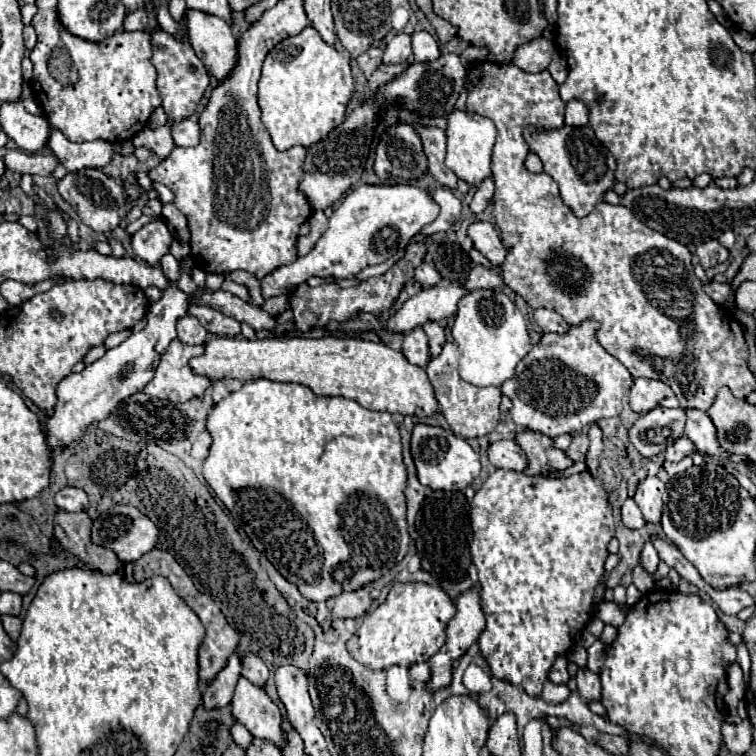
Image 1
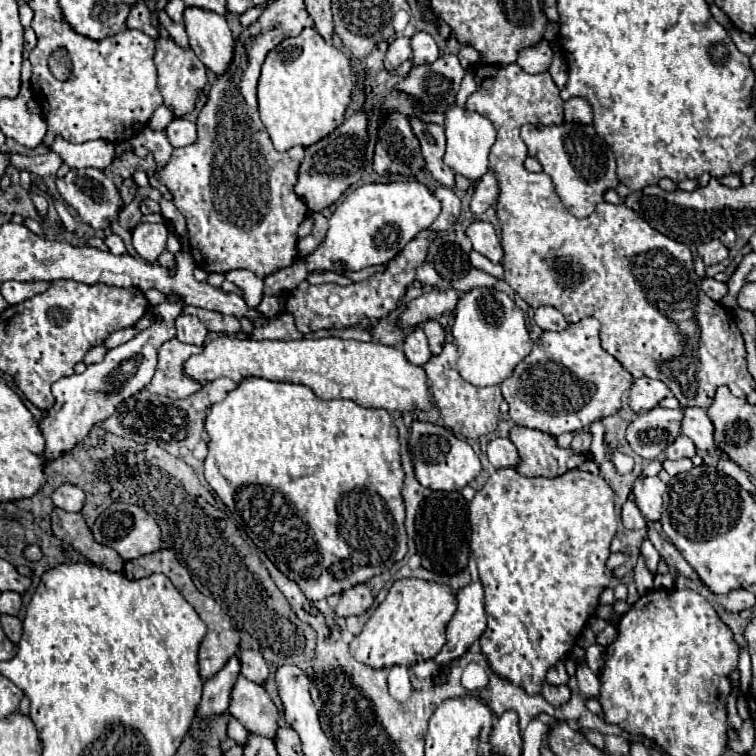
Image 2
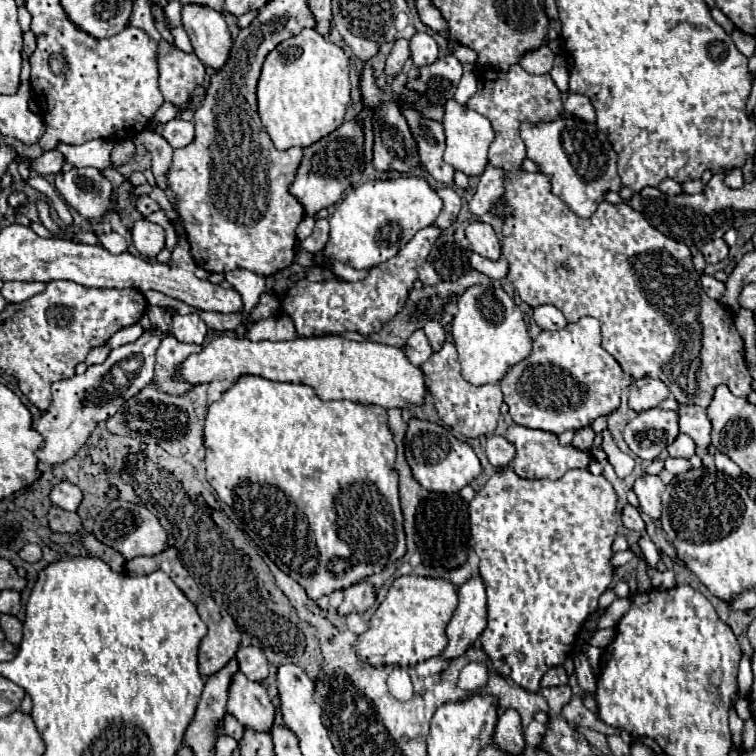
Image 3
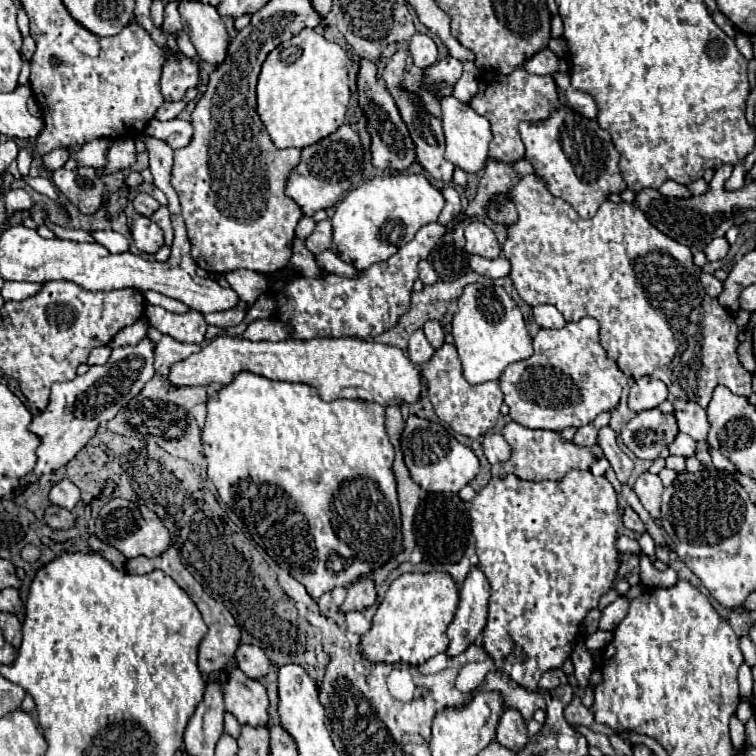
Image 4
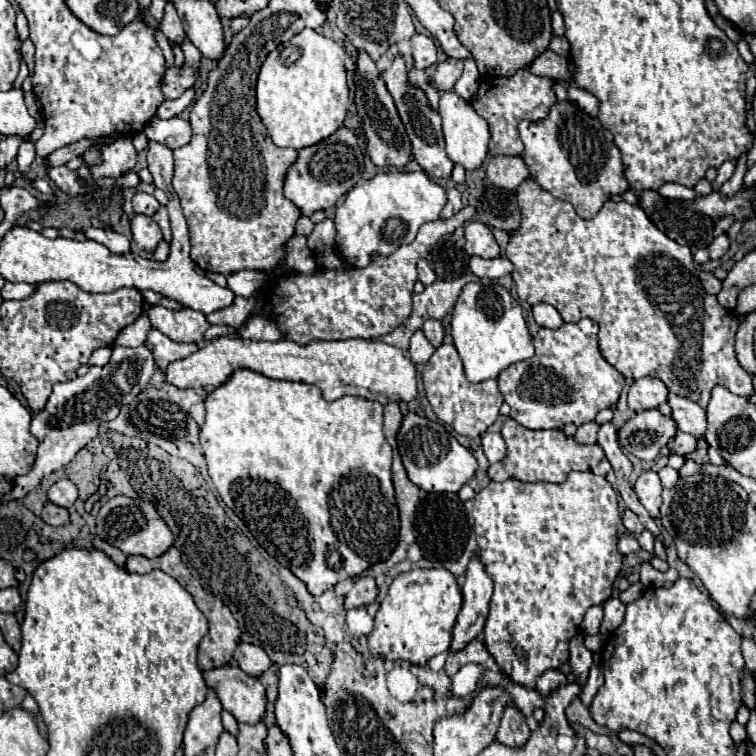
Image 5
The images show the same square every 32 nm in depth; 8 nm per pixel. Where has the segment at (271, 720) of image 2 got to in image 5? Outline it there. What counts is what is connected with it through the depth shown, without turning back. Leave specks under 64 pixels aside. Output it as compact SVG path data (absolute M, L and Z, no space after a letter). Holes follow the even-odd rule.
M236 664L204 672L204 680L218 692L224 710L238 722L254 724L266 716L266 690L258 678L248 676Z

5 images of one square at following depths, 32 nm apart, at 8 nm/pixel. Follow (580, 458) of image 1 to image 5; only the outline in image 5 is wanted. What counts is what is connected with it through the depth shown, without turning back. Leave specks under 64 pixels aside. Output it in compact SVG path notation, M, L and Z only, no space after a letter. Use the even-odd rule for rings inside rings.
M586 422L578 428L578 432L574 434L574 440L578 444L596 444L596 434L598 434L598 426L594 422Z

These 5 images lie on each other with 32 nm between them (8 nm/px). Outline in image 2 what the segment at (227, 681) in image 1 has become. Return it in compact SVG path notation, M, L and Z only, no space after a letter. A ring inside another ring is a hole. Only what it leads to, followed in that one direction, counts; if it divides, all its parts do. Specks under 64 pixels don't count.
M232 656L214 678L204 682L202 702L198 708L200 716L222 714L228 708L230 694L232 694L232 688L234 688L238 674L240 674L240 660L238 660L238 656Z

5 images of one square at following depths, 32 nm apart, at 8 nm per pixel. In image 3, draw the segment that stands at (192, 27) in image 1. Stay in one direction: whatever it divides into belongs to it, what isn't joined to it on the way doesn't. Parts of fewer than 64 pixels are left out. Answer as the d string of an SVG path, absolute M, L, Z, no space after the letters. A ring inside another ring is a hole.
M184 4L182 24L190 36L194 54L212 70L222 70L230 56L230 30L224 16L212 8L198 4Z

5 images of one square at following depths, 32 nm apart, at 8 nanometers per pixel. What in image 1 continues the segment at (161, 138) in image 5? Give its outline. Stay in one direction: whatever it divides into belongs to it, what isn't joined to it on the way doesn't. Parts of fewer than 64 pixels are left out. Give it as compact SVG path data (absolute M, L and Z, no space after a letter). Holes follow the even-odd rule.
M182 120L172 128L176 146L196 146L200 142L200 126L194 120Z

